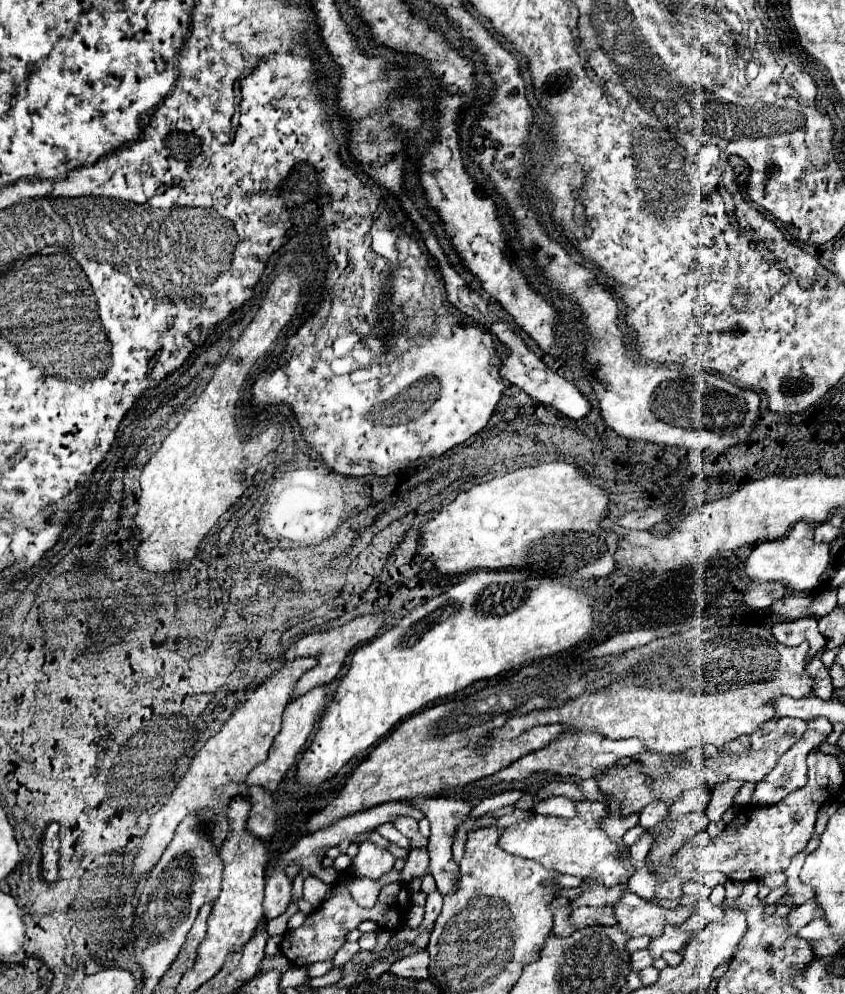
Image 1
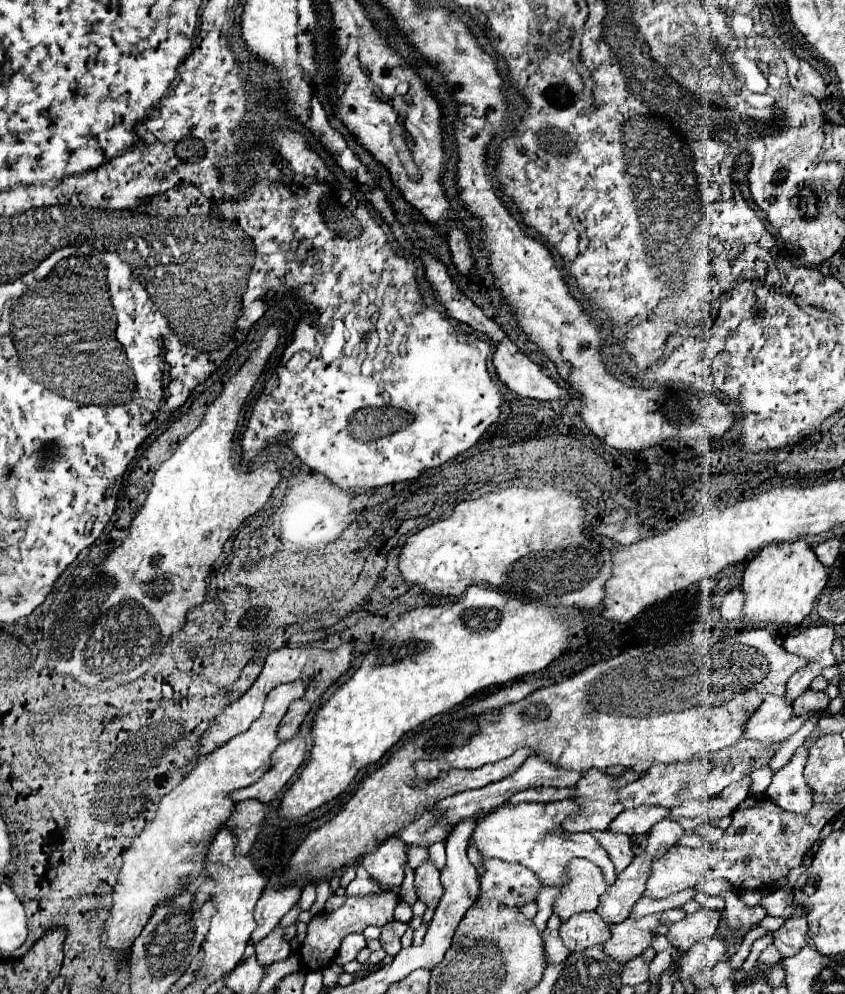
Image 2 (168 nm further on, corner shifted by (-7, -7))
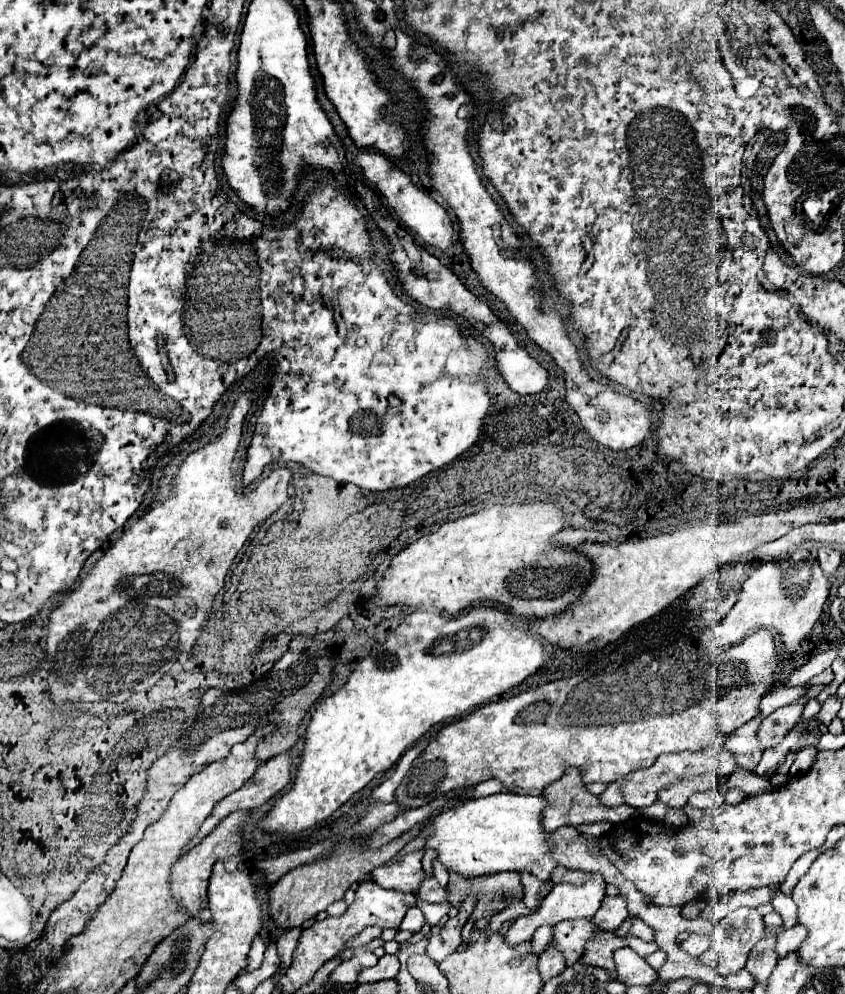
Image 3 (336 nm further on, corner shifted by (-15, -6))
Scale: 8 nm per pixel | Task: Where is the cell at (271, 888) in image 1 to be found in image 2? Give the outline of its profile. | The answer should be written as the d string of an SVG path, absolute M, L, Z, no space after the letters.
M278 925L266 939L256 947L256 959L260 963L274 963L274 961L284 961L290 957L290 943L284 939L284 927Z

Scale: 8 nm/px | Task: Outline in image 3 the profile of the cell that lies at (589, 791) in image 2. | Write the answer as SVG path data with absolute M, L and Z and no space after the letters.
M568 768L560 780L554 780L552 784L548 784L542 790L542 796L546 800L546 808L542 812L542 826L546 832L554 832L560 826L578 826L578 824L588 824L588 822L600 822L600 820L608 820L608 822L624 822L632 816L638 814L638 810L634 810L632 806L618 806L618 808L606 808L600 806L598 798L592 796L586 786L582 784L580 778L580 770Z

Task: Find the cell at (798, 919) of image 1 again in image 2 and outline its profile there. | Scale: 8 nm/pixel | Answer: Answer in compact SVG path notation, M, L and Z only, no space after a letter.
M806 917L786 919L786 923L778 931L774 931L774 945L778 947L782 957L792 957L810 943L806 921Z

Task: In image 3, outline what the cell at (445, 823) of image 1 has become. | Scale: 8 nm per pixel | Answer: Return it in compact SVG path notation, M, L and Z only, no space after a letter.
M468 898L468 900L464 902L464 906L460 908L458 916L448 918L446 924L442 926L442 930L440 930L438 934L432 934L432 936L430 936L426 954L428 954L432 960L436 960L436 962L440 964L444 958L448 958L452 952L456 952L458 944L462 942L462 938L460 938L462 926L468 922L468 916L470 916L472 908L474 908L474 902Z

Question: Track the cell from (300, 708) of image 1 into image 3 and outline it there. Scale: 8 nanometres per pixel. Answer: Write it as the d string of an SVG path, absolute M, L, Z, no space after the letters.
M288 752L278 754L276 758L268 760L266 764L260 764L256 774L252 776L252 780L248 780L240 790L232 792L228 798L222 798L214 806L212 814L206 818L206 822L198 830L196 838L192 838L184 846L184 852L188 852L192 846L200 844L204 840L204 834L214 830L222 822L222 818L226 818L228 814L236 812L236 810L252 810L252 808L262 806L272 796L276 796L288 782L290 782L290 754Z

